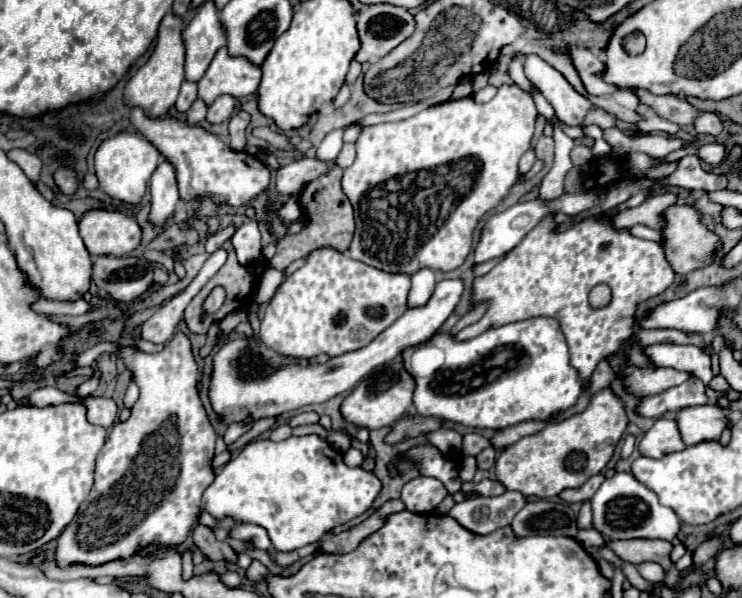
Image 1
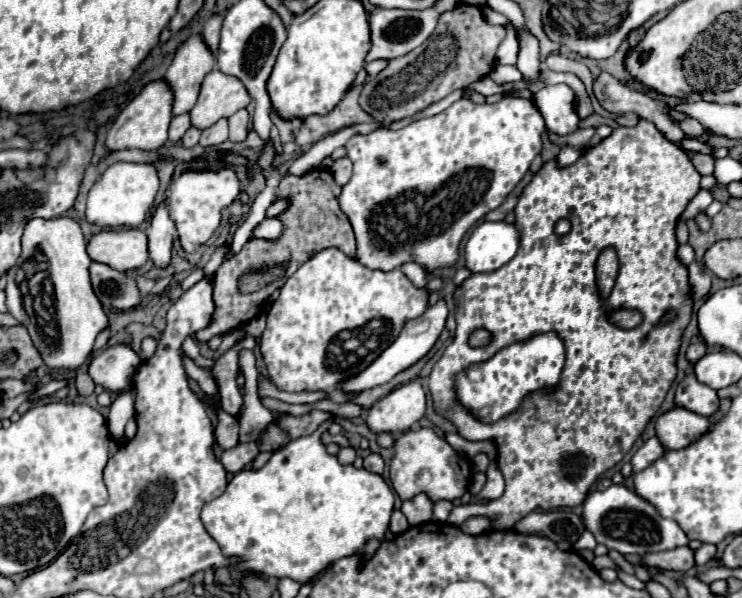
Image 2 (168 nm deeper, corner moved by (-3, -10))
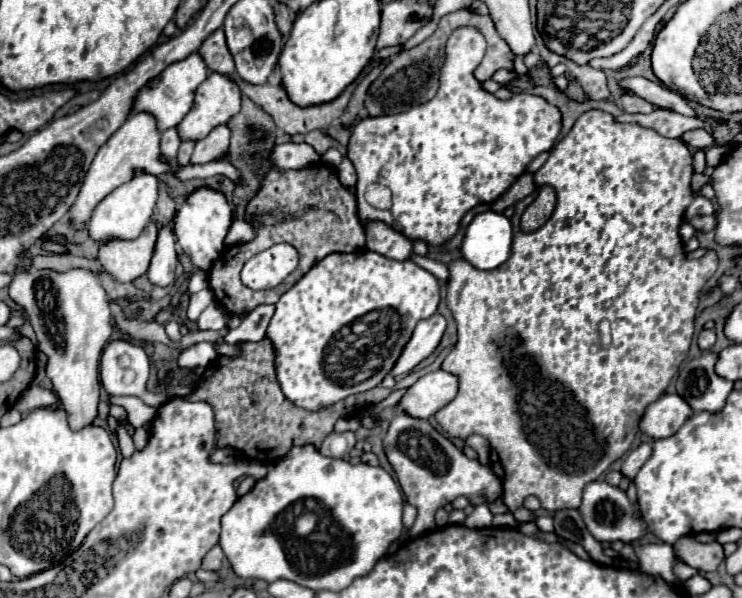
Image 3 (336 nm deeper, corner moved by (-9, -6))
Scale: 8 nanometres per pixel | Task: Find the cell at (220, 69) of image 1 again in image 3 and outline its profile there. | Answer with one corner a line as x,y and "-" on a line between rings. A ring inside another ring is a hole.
212,72
196,90
194,106
176,126
180,140
202,140
212,128
226,124
240,110
240,88
222,74

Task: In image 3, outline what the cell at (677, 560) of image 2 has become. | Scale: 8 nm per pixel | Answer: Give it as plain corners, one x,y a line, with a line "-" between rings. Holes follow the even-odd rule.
684,536
674,546
676,546
676,556
700,572
714,572
718,564
726,558
724,548
718,542
700,544
692,536

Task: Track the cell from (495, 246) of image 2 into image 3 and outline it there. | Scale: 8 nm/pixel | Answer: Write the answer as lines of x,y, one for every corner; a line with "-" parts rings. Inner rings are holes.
480,212
466,226
462,240
462,256
480,270
498,268
510,256
512,226
510,220
498,212

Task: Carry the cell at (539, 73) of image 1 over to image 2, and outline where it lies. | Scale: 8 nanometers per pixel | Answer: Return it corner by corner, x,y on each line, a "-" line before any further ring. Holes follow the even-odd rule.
526,32
524,36
518,36
520,52
518,52
518,64
516,68
522,72
524,82
536,82
540,80
540,58
538,58
538,40

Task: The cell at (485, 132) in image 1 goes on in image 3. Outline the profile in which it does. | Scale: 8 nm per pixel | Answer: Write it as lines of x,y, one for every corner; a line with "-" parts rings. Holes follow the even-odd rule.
476,28
454,30
446,42
446,60
440,70
440,86
430,102
412,106
402,114
378,118
368,116
354,126
348,144
348,158
358,172
356,198
362,224
370,220
382,220
410,240
442,244
458,232
460,220
468,210
478,204
490,204
498,200
514,184
514,180
524,174
532,158
536,158
540,152
552,150
562,128
560,110
548,104
544,98
528,92
514,94
510,100
498,100
494,94
484,90
482,82
474,78
474,70
482,62
484,52
486,40
-
372,182
384,184
392,190
392,212
376,210
366,202
364,192

